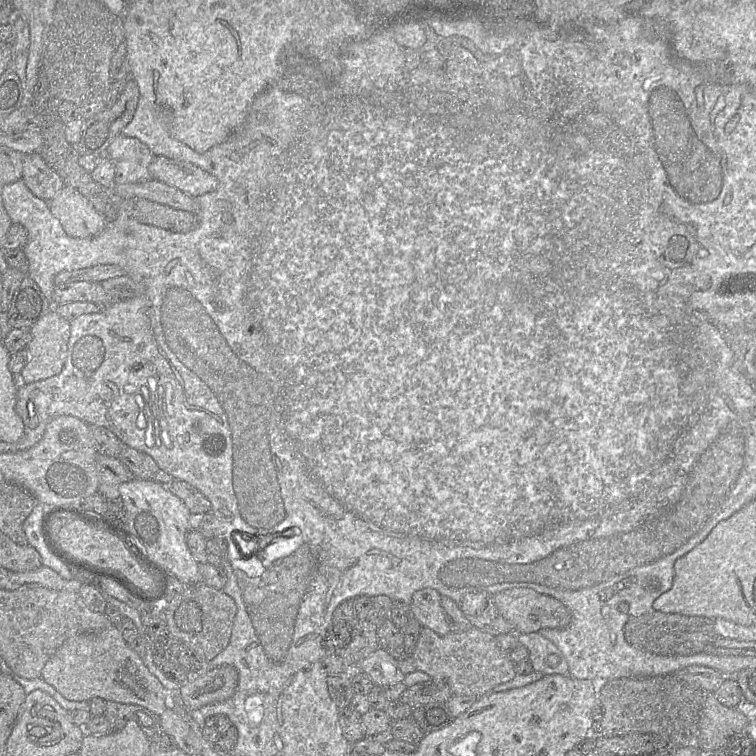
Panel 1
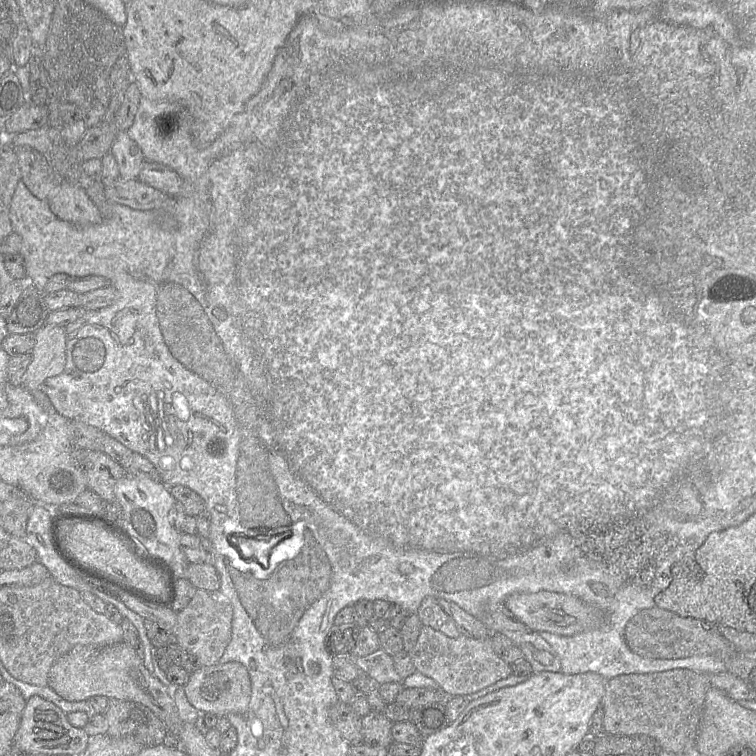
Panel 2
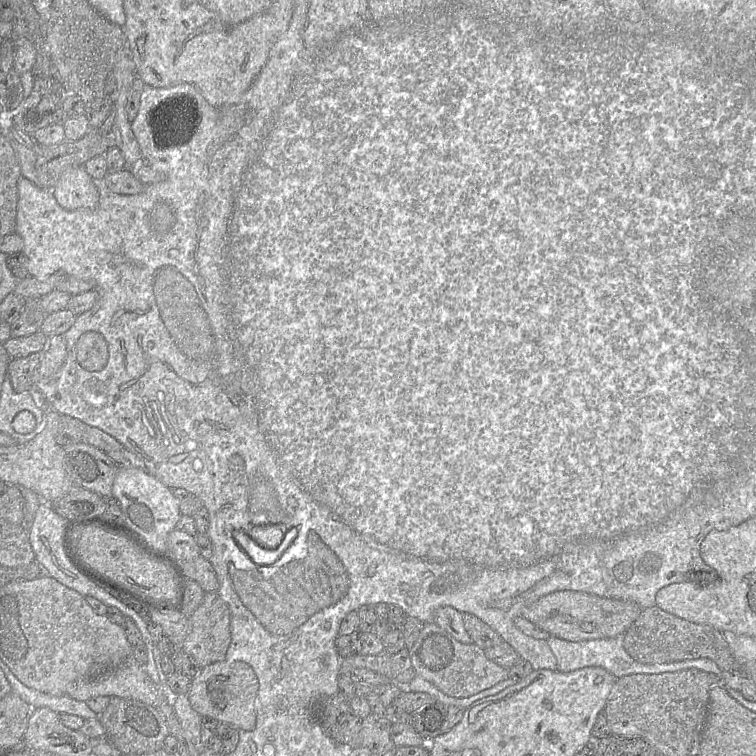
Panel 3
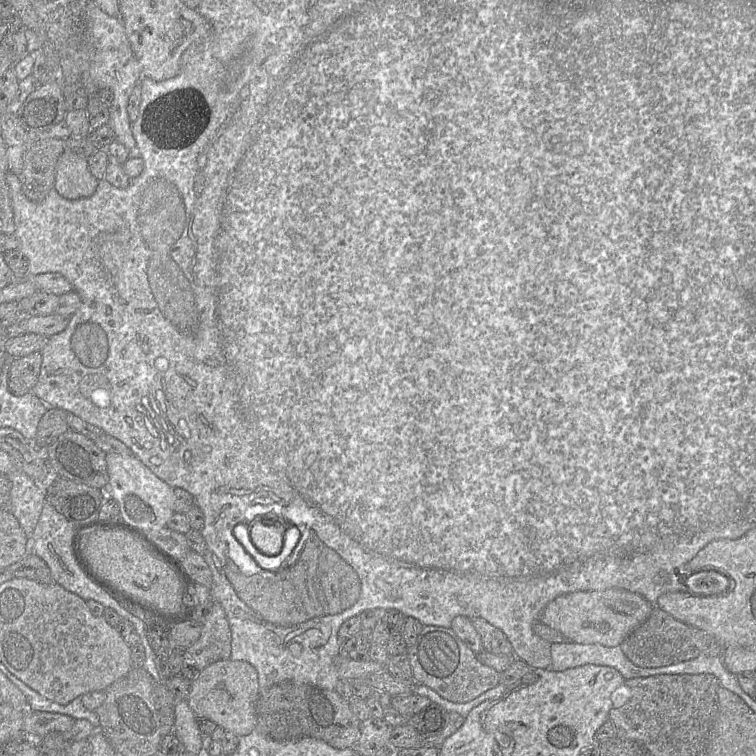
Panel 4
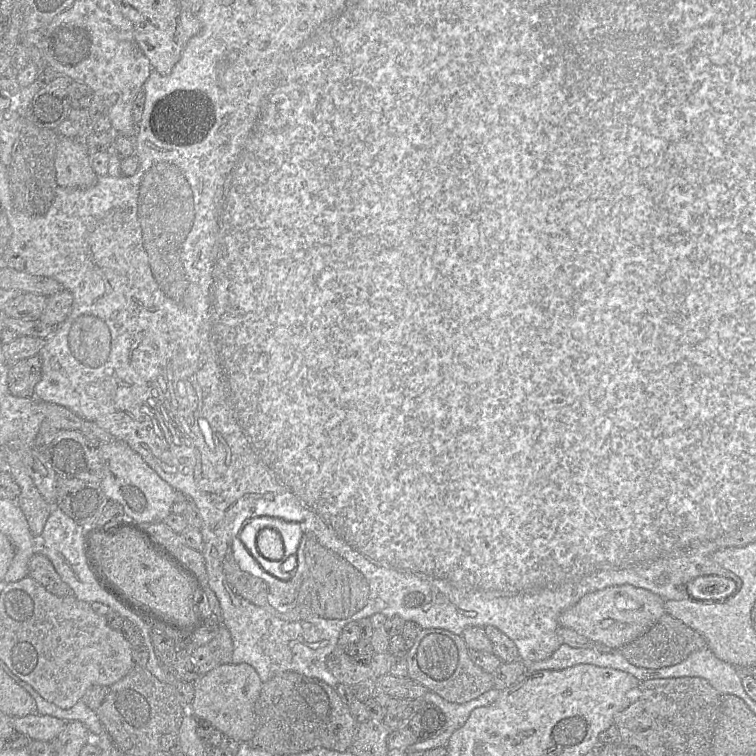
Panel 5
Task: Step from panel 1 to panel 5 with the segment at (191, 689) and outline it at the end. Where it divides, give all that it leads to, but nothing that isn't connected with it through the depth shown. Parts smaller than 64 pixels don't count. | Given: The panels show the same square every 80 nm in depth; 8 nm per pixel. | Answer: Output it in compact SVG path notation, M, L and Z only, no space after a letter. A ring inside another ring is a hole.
M220 665L197 680L194 699L188 710L195 718L209 721L223 735L239 743L249 742L256 732L255 704L261 688L262 681L251 665Z

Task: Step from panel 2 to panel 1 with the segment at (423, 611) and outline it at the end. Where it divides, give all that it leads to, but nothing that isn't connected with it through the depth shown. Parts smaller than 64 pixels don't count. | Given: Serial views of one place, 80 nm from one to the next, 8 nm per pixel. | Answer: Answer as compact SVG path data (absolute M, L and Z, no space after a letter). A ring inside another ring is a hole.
M433 588L417 590L411 602L412 616L423 627L428 627L439 635L450 631L444 610L441 606L441 595Z

